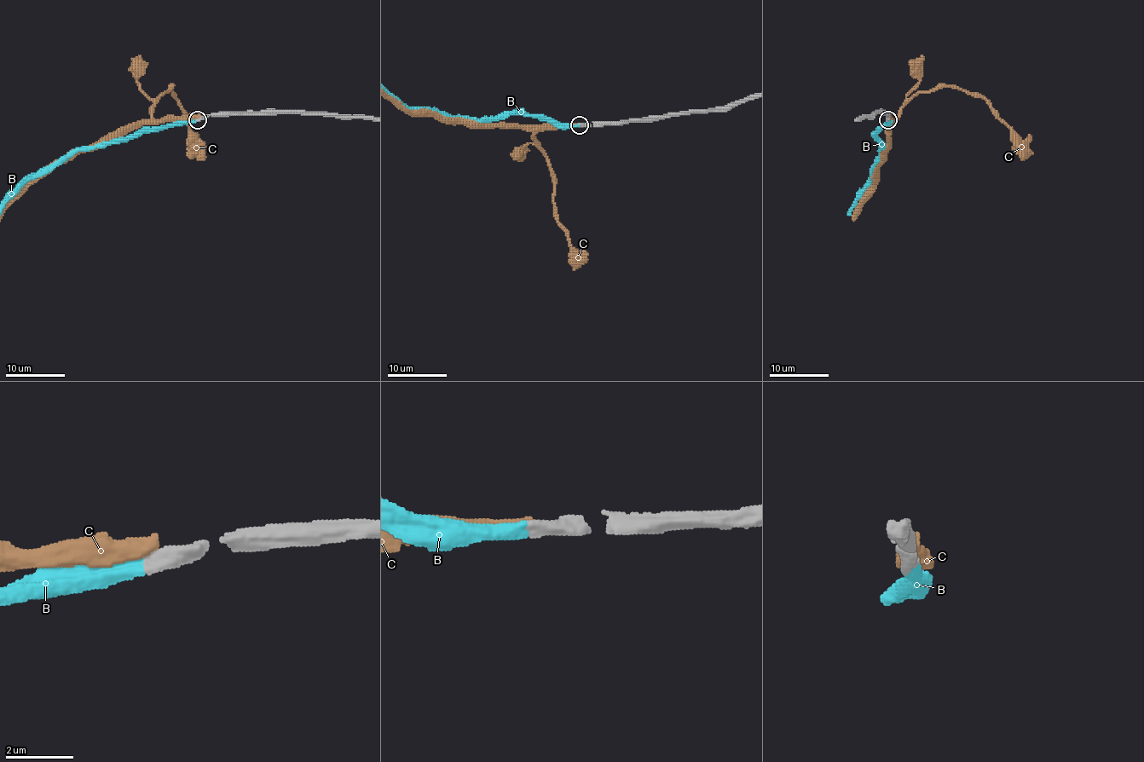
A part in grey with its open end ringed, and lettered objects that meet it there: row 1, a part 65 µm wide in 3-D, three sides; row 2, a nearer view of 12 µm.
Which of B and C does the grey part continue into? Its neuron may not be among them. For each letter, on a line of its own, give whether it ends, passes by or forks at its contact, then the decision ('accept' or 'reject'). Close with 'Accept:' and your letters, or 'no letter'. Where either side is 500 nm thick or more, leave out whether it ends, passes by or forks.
B: it ends there; accept
C: reject
Accept: B

